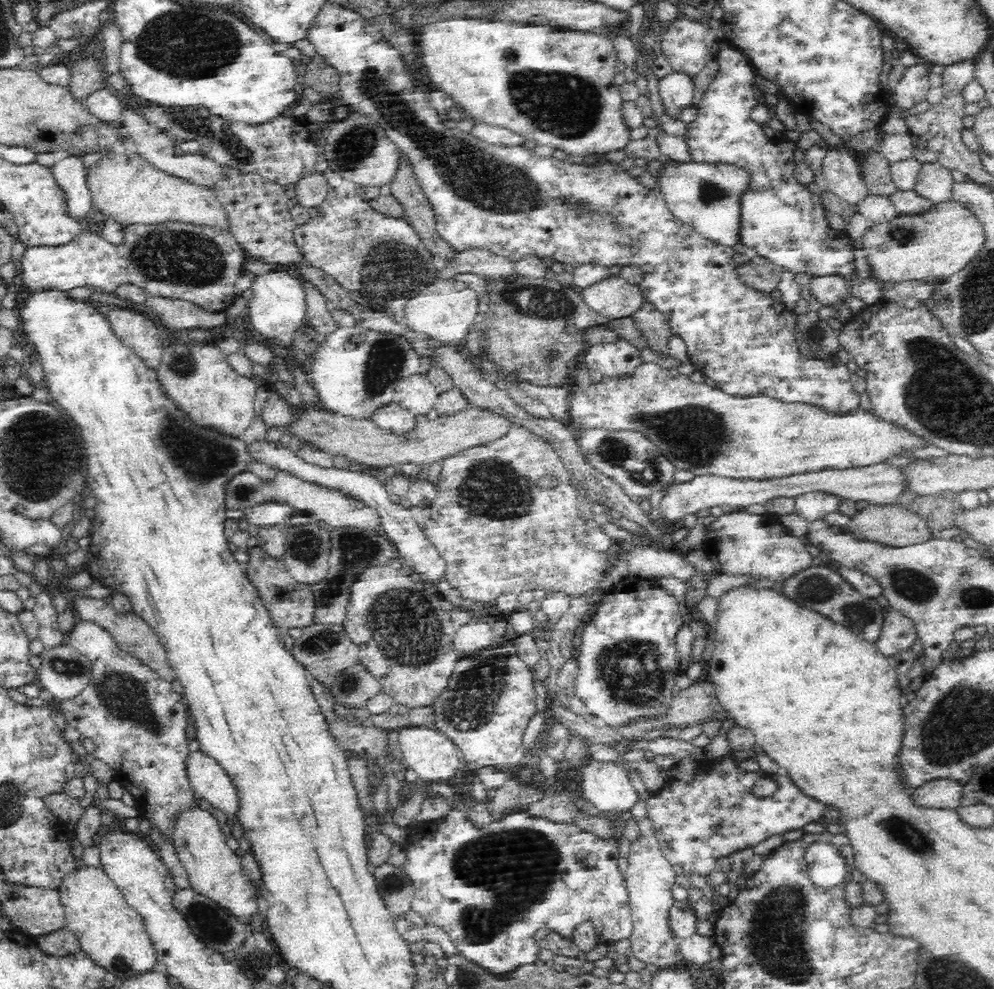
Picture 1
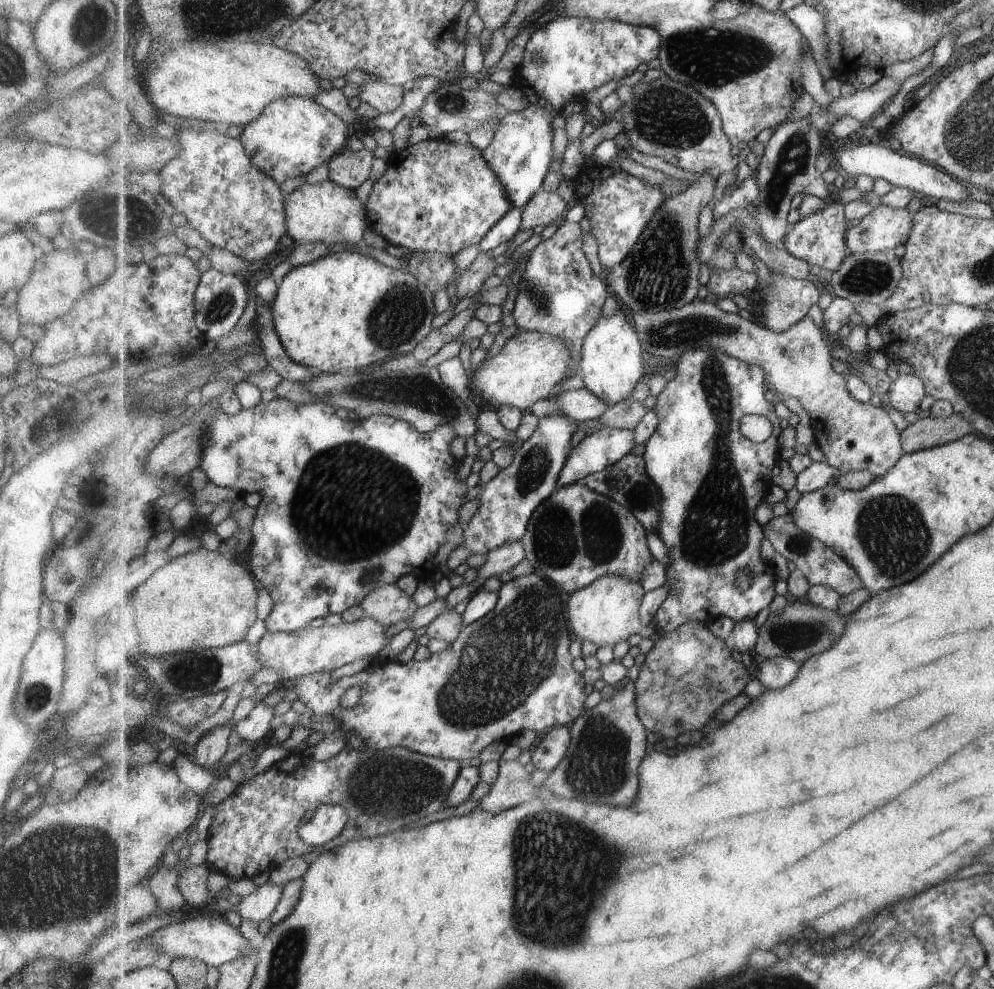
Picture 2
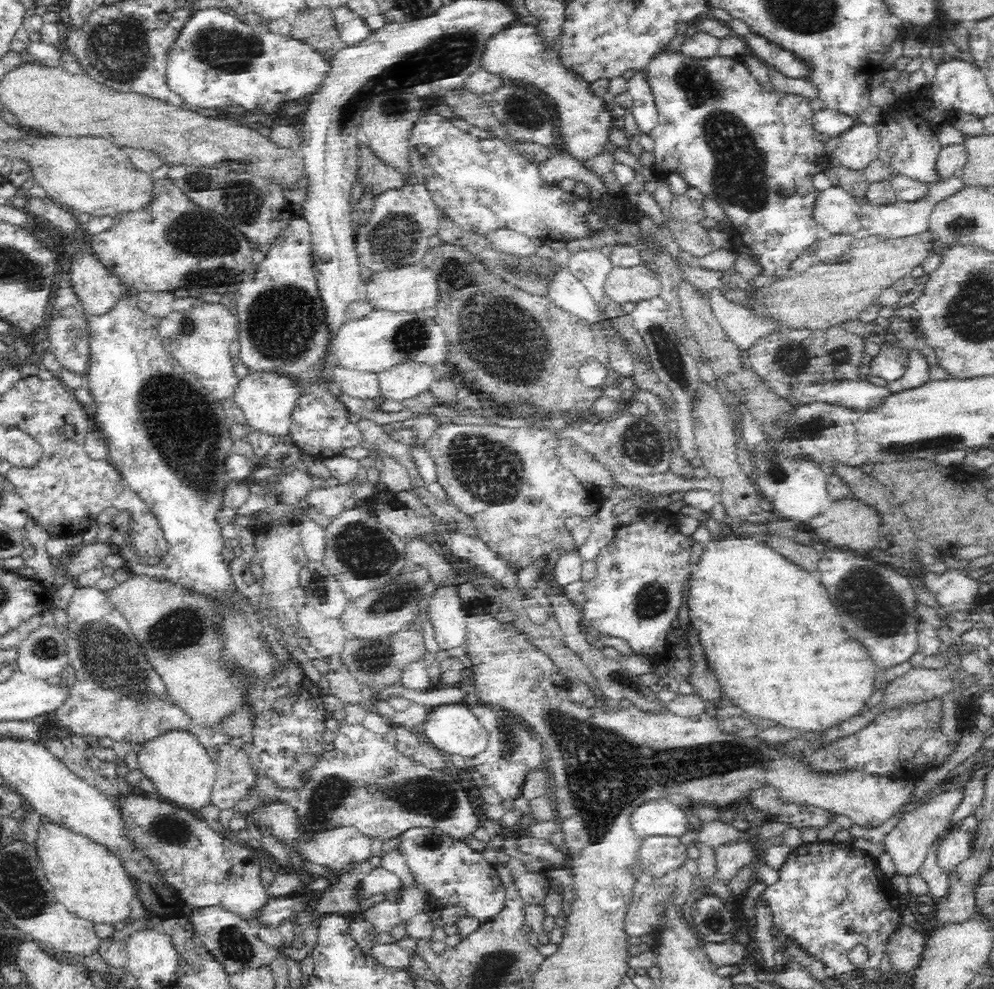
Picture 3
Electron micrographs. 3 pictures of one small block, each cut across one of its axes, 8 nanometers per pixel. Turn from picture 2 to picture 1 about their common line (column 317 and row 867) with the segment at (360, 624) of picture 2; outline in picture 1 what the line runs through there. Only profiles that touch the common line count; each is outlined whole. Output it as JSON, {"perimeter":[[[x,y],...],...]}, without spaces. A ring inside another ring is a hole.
{"perimeter":[[[641,836],[632,841],[627,859],[629,866],[625,880],[630,895],[629,907],[633,920],[630,955],[647,965],[652,964],[660,969],[683,963],[682,954],[680,954],[680,940],[674,937],[673,928],[670,926],[669,910],[675,902],[671,891],[677,876],[674,868],[664,857],[655,836]]]}

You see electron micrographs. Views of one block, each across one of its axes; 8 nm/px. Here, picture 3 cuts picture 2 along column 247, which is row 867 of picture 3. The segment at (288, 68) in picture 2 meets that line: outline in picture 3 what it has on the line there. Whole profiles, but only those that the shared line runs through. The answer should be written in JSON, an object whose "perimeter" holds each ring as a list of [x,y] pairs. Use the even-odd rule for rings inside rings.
{"perimeter":[[[42,820],[35,848],[46,879],[54,888],[59,902],[68,912],[94,924],[114,924],[130,916],[130,902],[135,888],[122,861],[106,846],[66,828],[64,825]]]}

